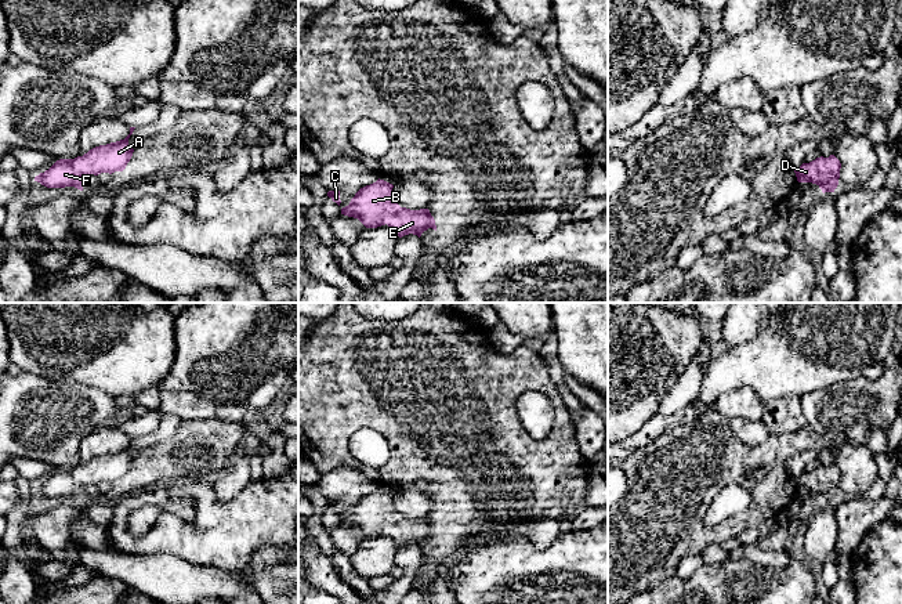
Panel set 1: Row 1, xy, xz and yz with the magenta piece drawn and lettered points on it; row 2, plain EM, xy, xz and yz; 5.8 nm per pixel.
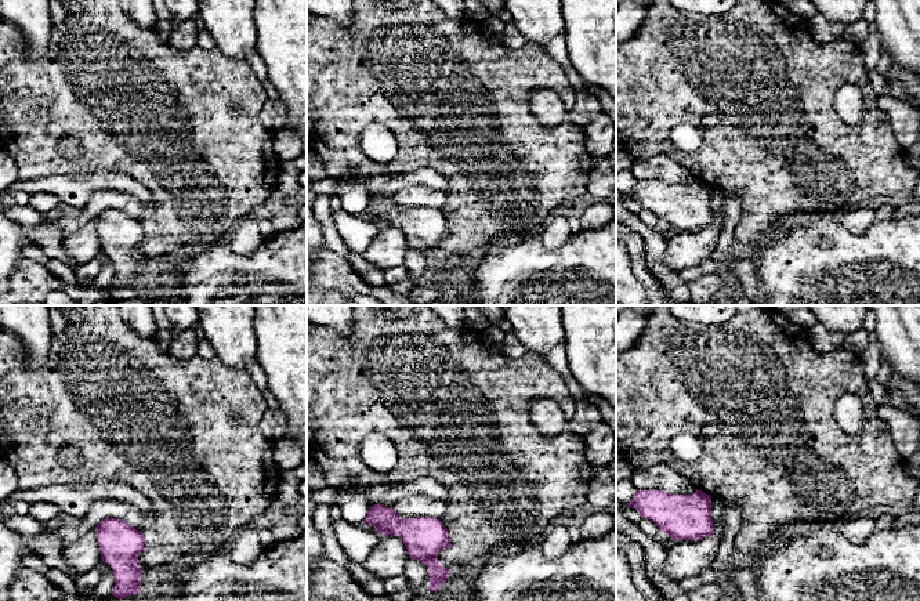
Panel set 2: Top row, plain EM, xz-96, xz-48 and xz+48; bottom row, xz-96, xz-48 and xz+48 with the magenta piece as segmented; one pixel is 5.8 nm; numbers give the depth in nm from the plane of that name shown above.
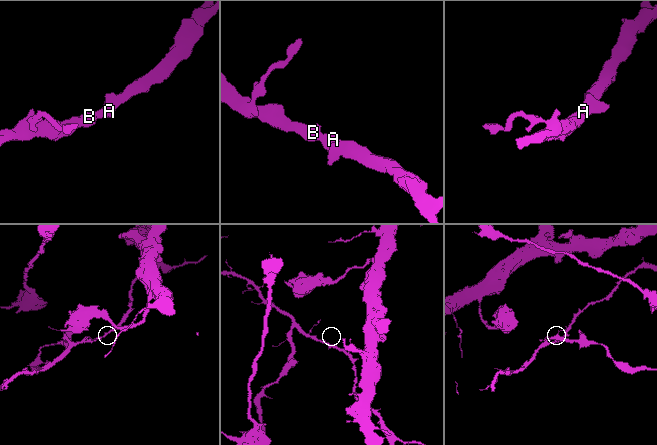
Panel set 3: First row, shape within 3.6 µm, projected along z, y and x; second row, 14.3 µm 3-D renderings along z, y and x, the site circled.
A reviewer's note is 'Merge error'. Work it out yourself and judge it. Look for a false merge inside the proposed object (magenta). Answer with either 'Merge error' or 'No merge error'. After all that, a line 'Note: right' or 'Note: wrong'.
No merge error
Note: wrong

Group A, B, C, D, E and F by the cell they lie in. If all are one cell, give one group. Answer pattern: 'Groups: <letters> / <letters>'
Groups: A B C D E F

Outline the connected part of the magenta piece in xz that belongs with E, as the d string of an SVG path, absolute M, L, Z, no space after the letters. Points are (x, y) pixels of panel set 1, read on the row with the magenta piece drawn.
M378 178L361 188L349 205L341 209L341 214L358 218L366 228L387 224L399 238L409 234L420 238L428 228L436 231L435 220L428 209L401 207L394 198L392 188L392 184Z

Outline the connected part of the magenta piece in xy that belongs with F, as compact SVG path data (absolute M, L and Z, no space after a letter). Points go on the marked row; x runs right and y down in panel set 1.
M130 127L124 140L95 147L75 159L57 160L48 170L36 176L35 181L47 188L75 187L83 191L83 181L90 174L123 171L134 152L128 145L134 129Z

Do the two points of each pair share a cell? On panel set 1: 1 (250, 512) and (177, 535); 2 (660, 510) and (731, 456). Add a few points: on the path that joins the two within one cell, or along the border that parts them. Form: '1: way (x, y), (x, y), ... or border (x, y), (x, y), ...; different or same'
1: way (232, 530), (220, 536), (195, 536); same
2: way (678, 492), (713, 463); same

